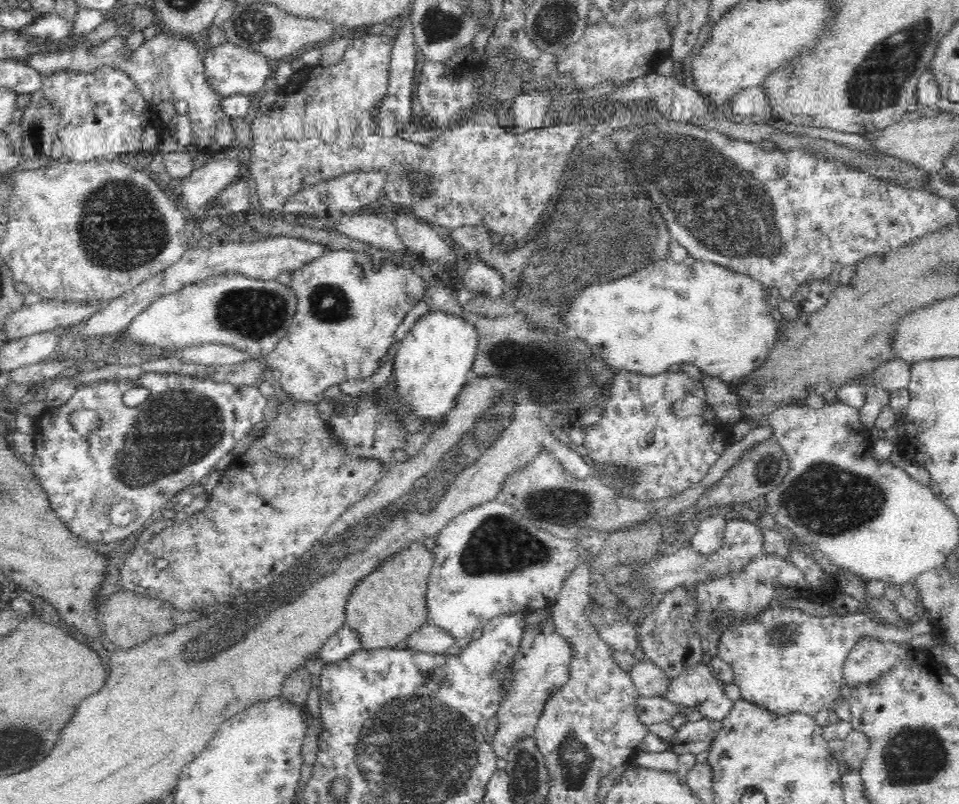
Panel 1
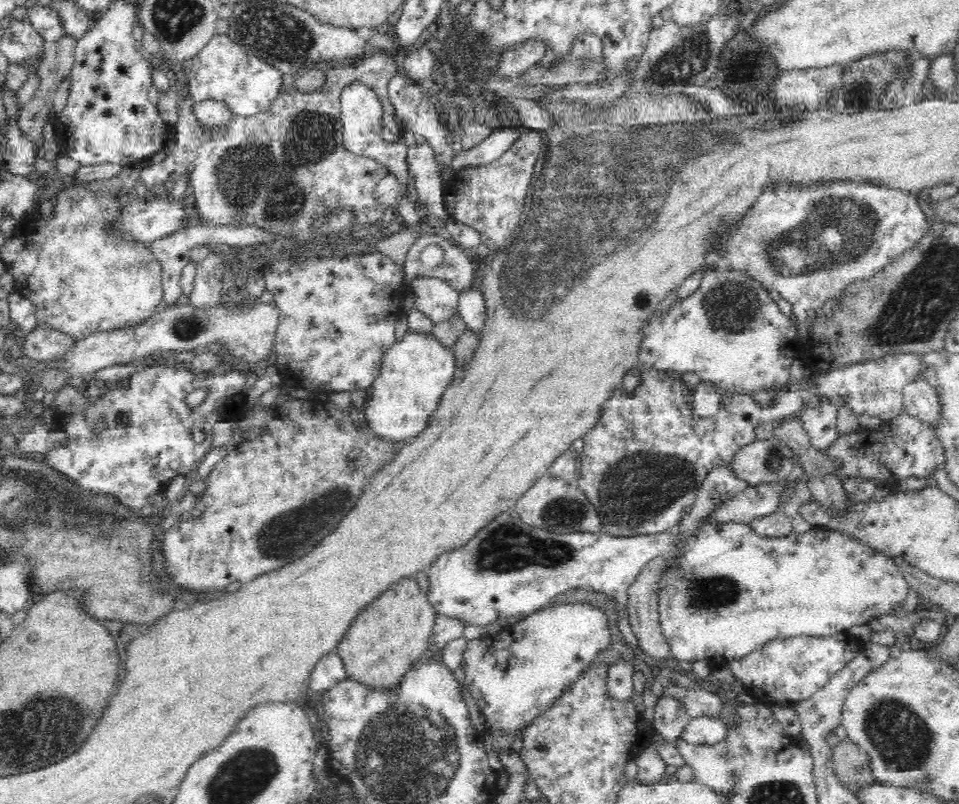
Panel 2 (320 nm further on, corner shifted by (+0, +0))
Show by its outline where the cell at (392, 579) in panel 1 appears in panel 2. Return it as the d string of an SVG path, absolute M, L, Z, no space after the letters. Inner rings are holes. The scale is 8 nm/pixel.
M414 576L398 580L374 602L370 602L342 636L336 651L346 663L347 676L378 689L397 685L409 666L420 659L427 648L431 648L429 638L436 617L427 592L422 590Z

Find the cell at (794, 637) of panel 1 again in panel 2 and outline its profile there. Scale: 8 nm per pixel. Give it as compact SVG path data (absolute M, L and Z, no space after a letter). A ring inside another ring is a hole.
M849 631L815 636L780 637L728 662L732 674L757 702L766 706L792 708L808 701L842 668L864 650L865 643Z

